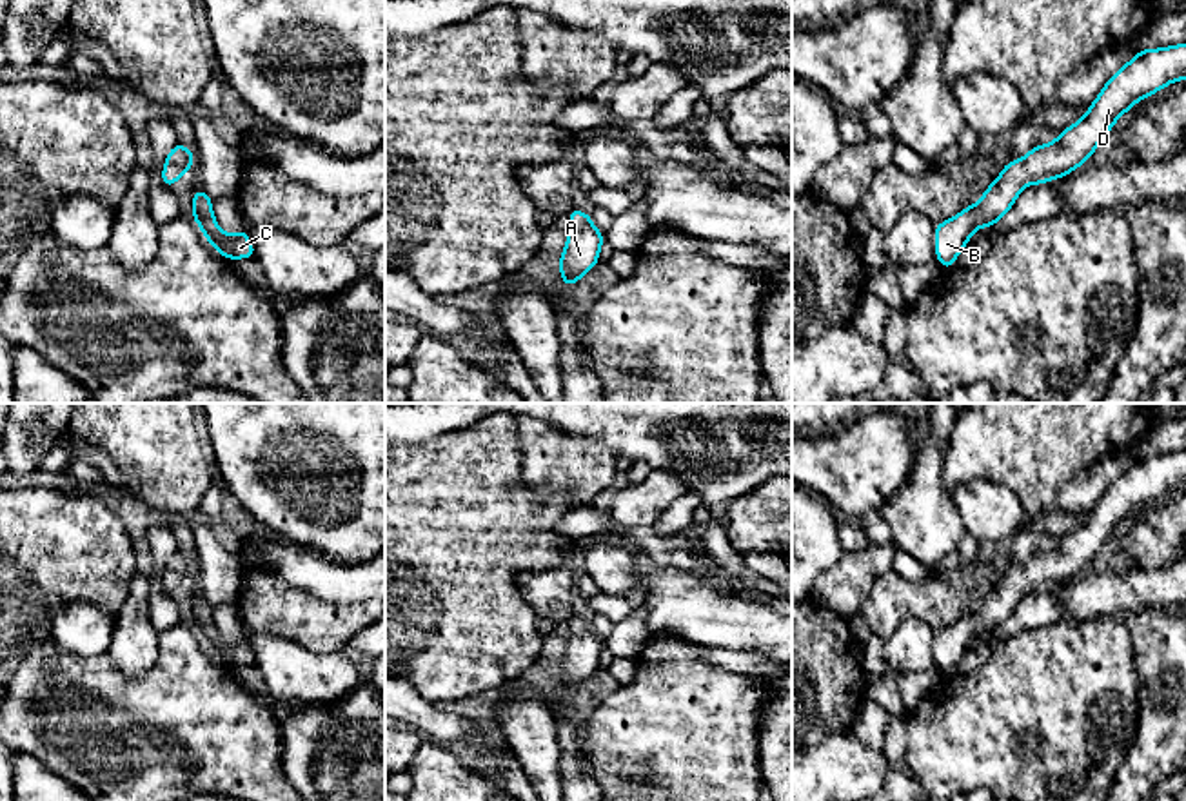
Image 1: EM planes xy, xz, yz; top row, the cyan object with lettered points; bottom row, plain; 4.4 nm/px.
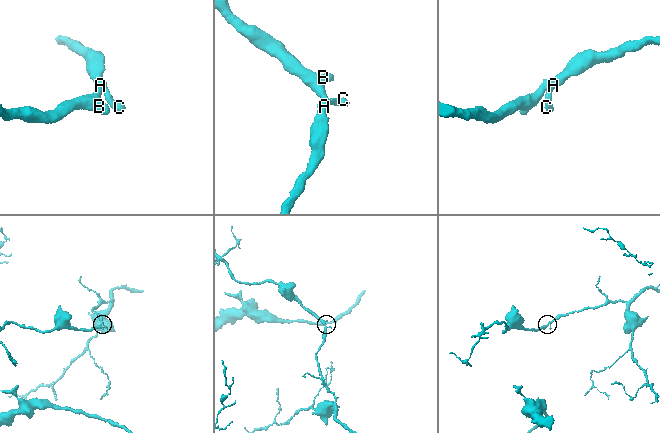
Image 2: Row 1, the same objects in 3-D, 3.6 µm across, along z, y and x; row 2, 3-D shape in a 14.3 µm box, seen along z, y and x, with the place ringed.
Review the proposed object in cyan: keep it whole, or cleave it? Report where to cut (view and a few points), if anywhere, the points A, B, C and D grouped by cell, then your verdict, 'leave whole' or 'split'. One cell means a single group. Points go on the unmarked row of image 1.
no cut | A B C D | leave whole

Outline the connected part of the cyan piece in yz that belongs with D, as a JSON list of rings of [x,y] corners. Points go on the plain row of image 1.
[[[1186,450],[1137,458],[1104,490],[1079,529],[1062,536],[1052,550],[1035,552],[1019,569],[1010,567],[972,614],[934,632],[935,665],[943,676],[952,676],[972,641],[995,632],[1026,592],[1059,587],[1079,576],[1124,519],[1177,487],[1186,487]]]

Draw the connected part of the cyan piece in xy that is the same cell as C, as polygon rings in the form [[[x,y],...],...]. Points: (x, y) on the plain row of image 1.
[[[196,596],[193,601],[193,627],[198,630],[200,638],[214,654],[214,658],[223,665],[227,667],[256,665],[254,652],[249,647],[243,634],[236,641],[225,641],[218,634],[212,619],[212,607],[205,599],[205,596]]]

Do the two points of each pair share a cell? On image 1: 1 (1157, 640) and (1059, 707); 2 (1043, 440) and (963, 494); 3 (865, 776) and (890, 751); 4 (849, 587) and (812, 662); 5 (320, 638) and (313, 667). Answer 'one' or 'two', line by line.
1: two
2: two
3: two
4: two
5: two

